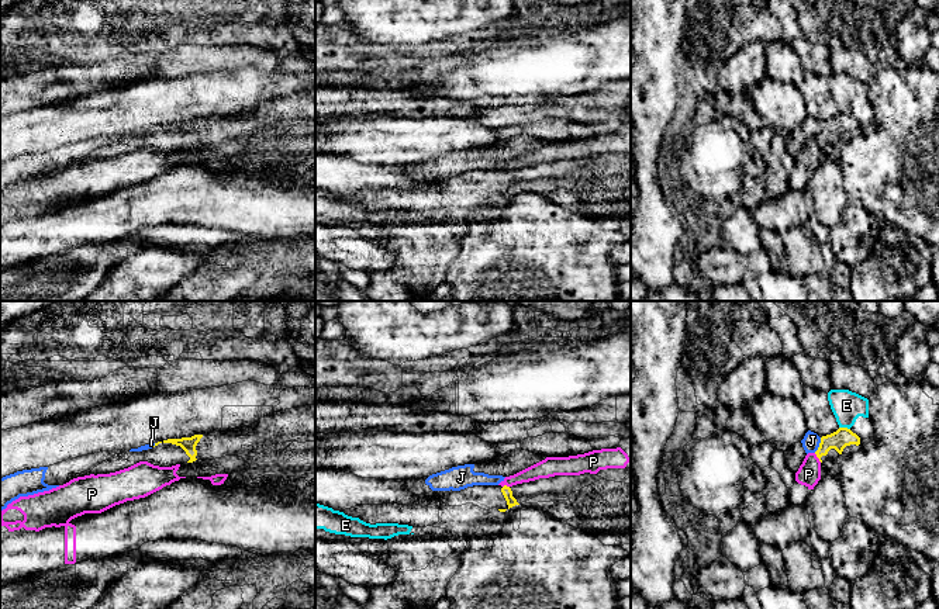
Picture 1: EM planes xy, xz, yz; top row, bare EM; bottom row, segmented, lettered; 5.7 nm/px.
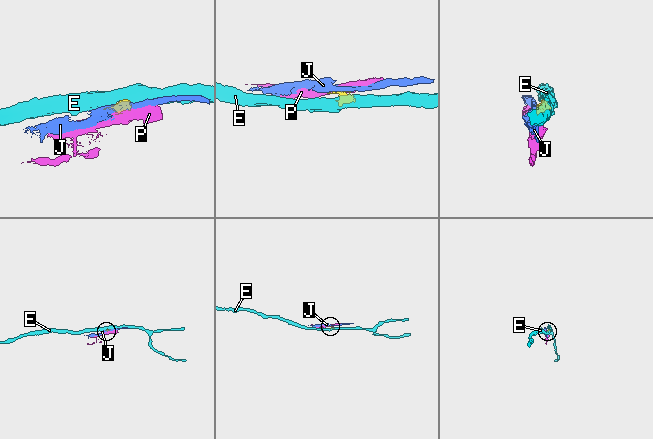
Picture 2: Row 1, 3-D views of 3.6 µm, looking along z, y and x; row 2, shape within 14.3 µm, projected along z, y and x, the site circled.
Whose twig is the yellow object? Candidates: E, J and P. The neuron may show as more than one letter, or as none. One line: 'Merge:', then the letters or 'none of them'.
Merge: none of them

